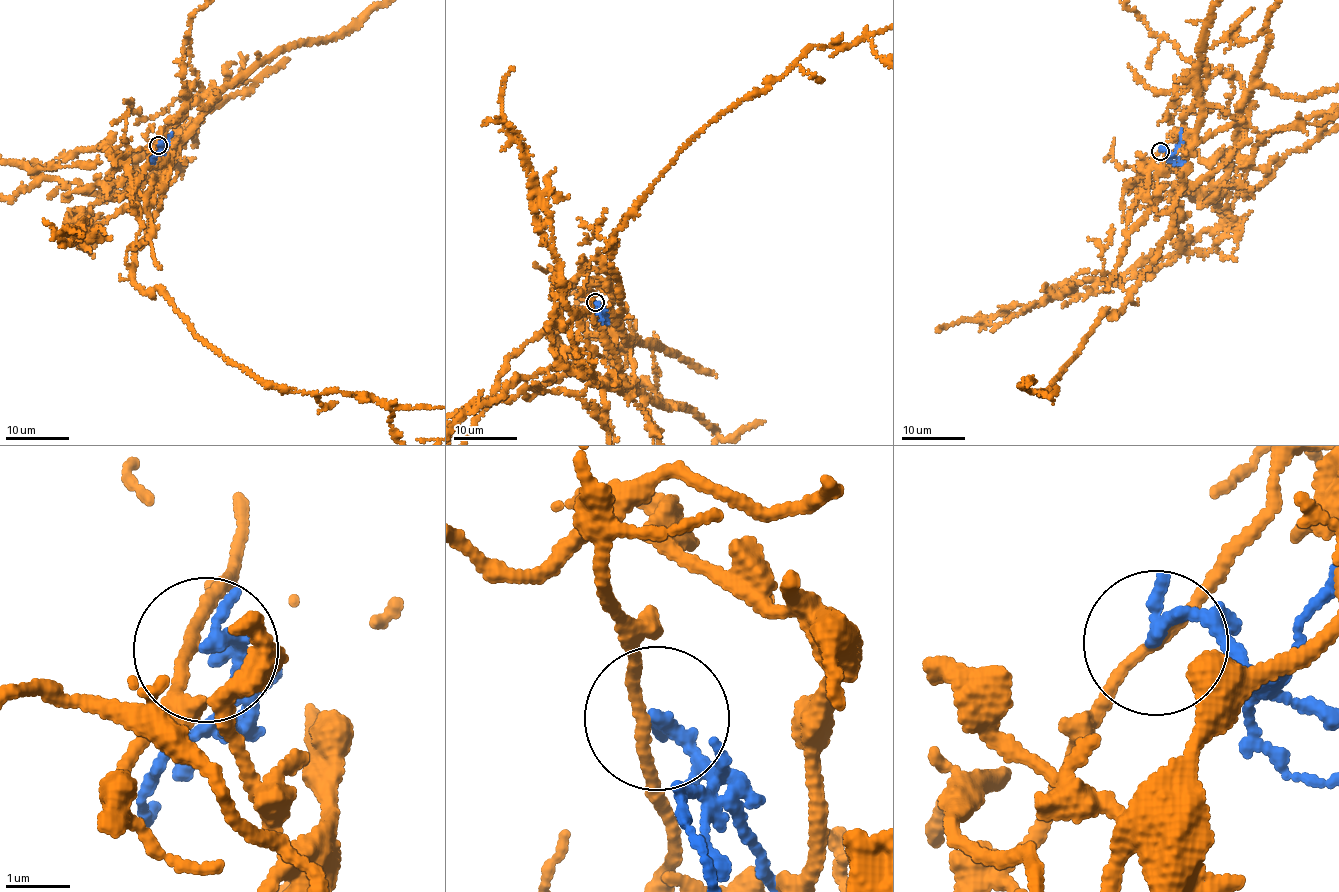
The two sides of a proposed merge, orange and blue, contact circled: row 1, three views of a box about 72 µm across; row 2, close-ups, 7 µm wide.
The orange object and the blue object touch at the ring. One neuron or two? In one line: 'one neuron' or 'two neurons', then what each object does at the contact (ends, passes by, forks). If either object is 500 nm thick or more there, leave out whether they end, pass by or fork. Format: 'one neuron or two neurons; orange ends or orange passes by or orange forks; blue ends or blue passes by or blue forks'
two neurons; orange passes by; blue ends

